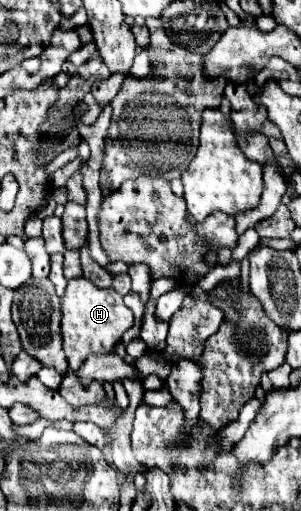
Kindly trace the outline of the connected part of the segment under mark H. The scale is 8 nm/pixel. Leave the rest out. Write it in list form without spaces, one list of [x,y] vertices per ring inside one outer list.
[[[71,279],[65,295],[61,297],[61,333],[63,333],[63,351],[69,361],[69,369],[75,371],[87,355],[91,353],[111,353],[115,345],[121,341],[121,335],[134,324],[131,309],[125,307],[123,297],[115,289],[99,289],[87,279]]]

